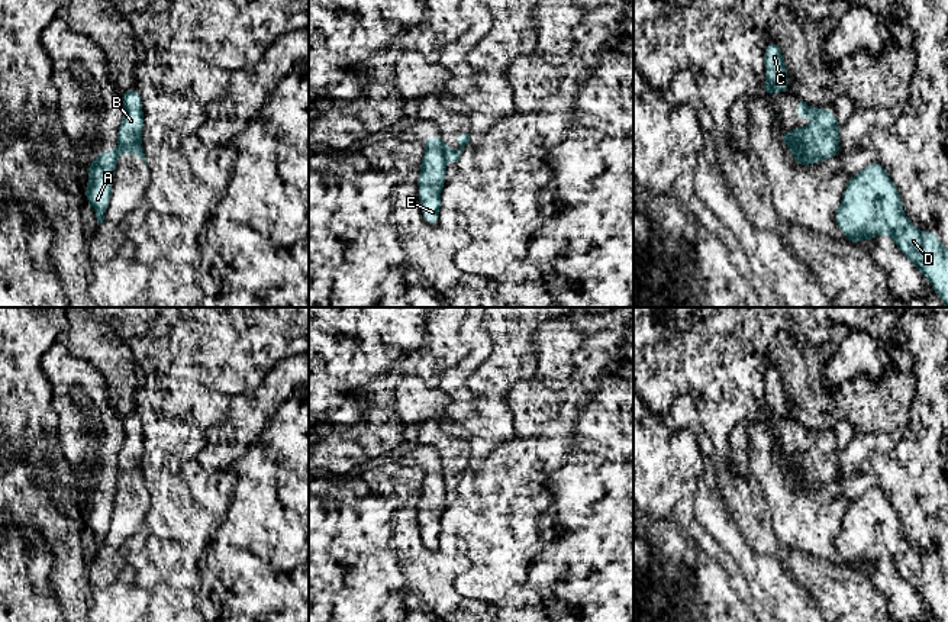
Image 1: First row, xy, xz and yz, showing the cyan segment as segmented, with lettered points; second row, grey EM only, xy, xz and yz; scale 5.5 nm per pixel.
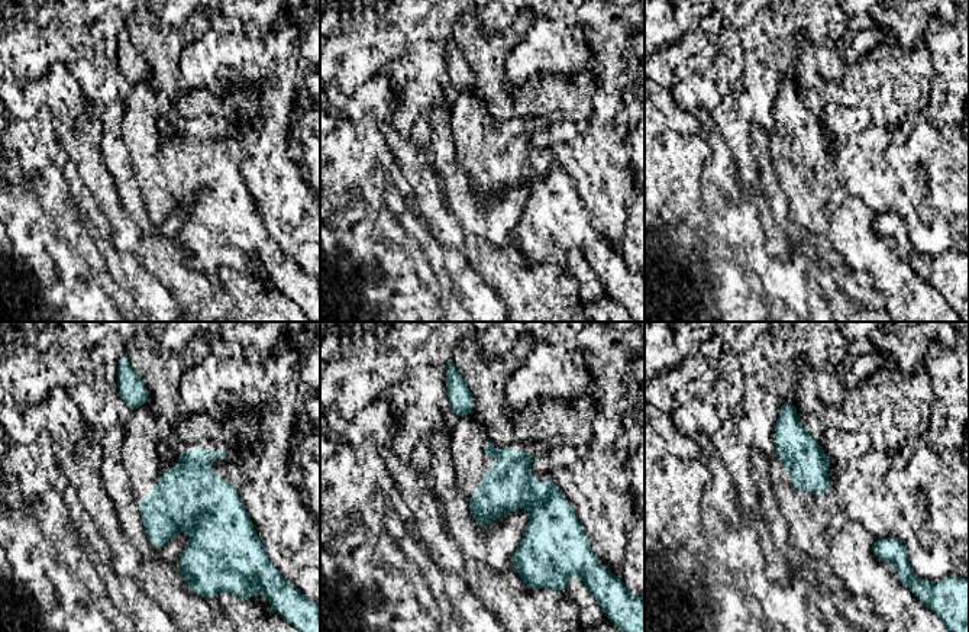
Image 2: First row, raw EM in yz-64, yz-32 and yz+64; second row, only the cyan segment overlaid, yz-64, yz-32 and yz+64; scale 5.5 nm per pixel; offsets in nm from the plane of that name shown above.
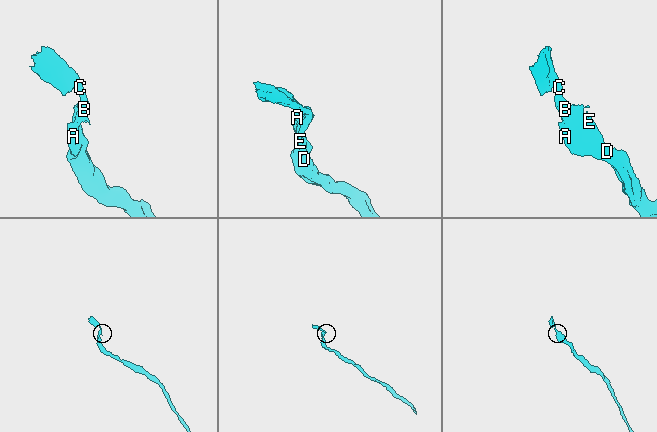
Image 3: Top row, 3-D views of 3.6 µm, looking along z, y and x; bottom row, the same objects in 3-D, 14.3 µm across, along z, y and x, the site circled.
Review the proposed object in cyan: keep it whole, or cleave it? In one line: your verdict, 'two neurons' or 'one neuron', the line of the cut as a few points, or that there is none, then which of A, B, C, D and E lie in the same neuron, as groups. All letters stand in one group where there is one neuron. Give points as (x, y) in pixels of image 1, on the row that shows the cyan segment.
two neurons; cut yz (800, 128), (795, 161); groups A D E / B C

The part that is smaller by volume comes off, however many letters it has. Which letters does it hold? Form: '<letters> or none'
B, C

